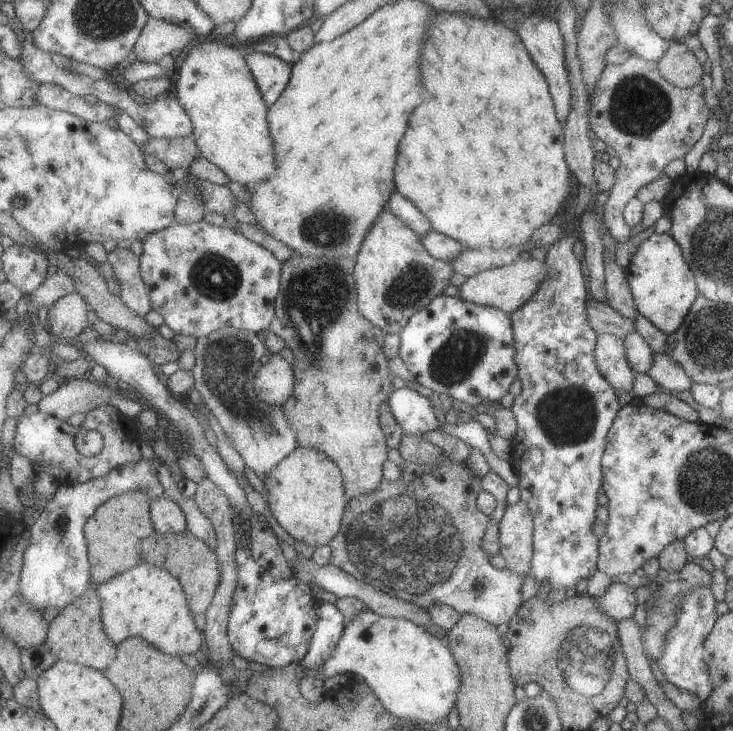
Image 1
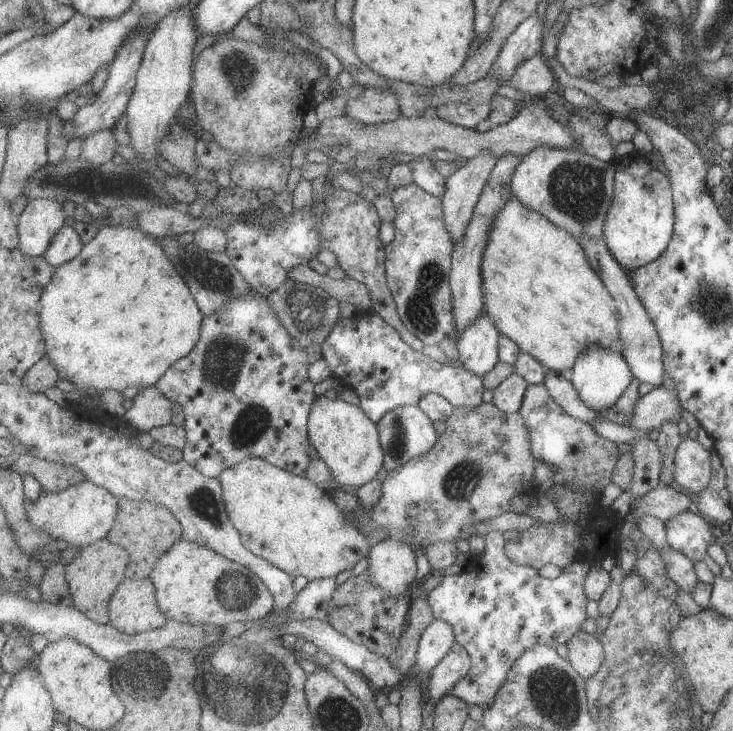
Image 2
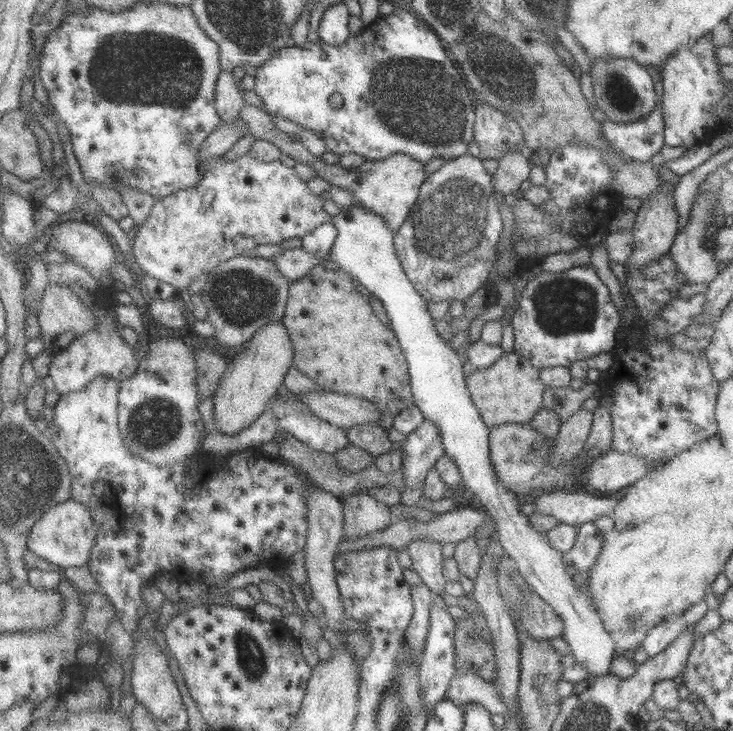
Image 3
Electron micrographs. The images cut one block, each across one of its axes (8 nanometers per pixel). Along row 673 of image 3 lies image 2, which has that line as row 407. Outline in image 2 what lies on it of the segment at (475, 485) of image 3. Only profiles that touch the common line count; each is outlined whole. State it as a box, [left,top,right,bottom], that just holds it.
[569,344,632,412]

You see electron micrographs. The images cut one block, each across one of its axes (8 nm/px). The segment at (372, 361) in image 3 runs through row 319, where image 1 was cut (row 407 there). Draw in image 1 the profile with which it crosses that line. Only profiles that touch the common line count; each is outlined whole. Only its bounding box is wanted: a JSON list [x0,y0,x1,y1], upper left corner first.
[270,253,395,501]

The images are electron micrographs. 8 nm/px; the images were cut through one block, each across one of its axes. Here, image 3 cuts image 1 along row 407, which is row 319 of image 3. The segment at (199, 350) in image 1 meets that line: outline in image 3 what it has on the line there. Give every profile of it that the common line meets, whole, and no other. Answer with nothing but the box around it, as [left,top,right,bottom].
[201,255,291,350]

